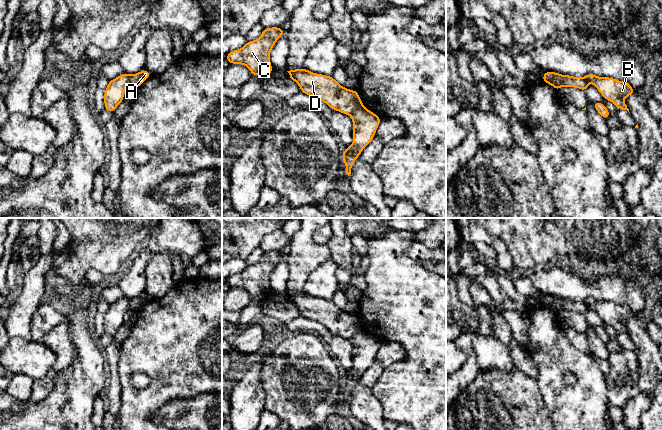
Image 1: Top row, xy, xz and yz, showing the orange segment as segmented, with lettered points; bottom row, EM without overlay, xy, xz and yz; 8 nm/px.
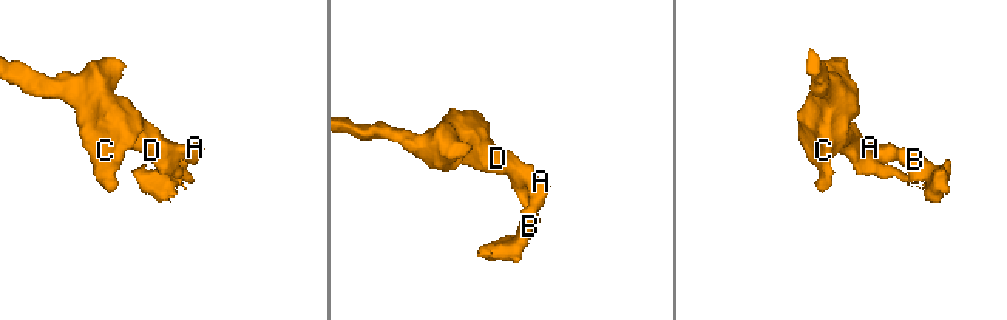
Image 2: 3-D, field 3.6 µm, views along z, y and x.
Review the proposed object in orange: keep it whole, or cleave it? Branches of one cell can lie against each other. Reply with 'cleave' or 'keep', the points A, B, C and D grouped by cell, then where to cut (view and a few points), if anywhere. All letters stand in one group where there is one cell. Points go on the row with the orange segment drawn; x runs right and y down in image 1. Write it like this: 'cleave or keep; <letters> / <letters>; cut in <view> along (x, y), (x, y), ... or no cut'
cleave; A B / C D; cut in xz along (362, 105), (349, 114)

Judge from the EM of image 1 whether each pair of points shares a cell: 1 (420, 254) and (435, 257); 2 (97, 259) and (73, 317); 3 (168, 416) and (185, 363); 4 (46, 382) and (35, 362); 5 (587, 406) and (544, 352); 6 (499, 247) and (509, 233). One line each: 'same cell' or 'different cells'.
1: same cell
2: same cell
3: different cells
4: different cells
5: same cell
6: different cells

